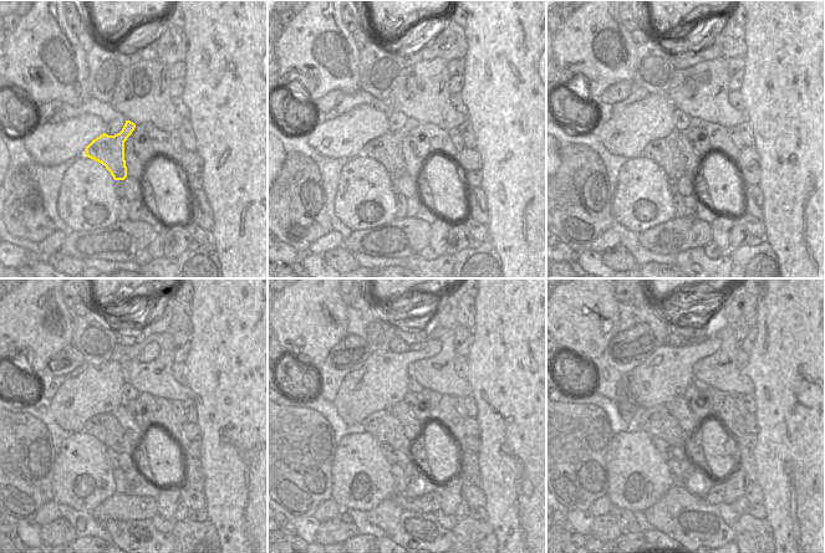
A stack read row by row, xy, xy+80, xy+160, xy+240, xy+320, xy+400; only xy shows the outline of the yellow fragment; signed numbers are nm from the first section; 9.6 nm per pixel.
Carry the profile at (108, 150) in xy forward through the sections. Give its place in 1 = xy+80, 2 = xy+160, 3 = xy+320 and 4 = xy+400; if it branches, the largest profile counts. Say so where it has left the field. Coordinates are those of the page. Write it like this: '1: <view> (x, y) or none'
1: xy+80 (387, 149)
2: xy+160 (665, 152)
3: xy+320 (382, 425)
4: xy+400 (657, 420)

